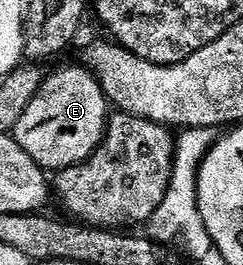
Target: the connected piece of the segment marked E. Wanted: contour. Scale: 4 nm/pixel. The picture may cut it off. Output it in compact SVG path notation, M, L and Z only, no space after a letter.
M79 67L64 68L53 76L51 73L16 124L16 141L45 170L69 168L88 160L106 135L110 119L108 97L87 67Z

